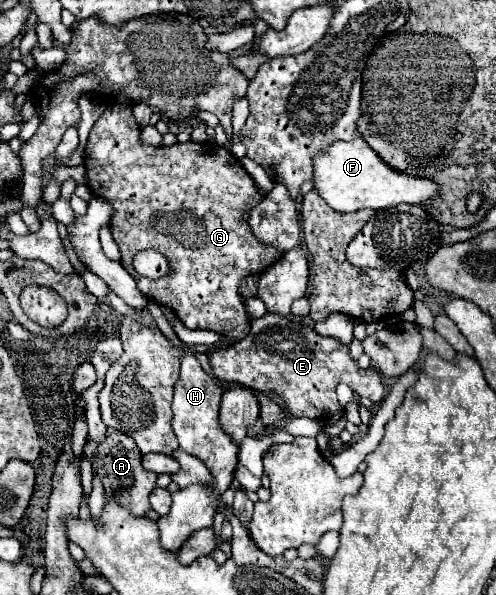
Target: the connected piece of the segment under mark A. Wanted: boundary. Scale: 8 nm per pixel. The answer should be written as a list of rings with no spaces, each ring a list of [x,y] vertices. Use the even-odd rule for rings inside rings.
[[[108,428],[104,442],[96,442],[92,438],[86,440],[84,456],[90,460],[92,470],[100,478],[100,482],[104,486],[106,500],[116,500],[122,508],[126,508],[134,516],[144,516],[150,510],[148,494],[156,486],[156,474],[142,468],[142,454],[136,448],[136,442],[128,434]]]

